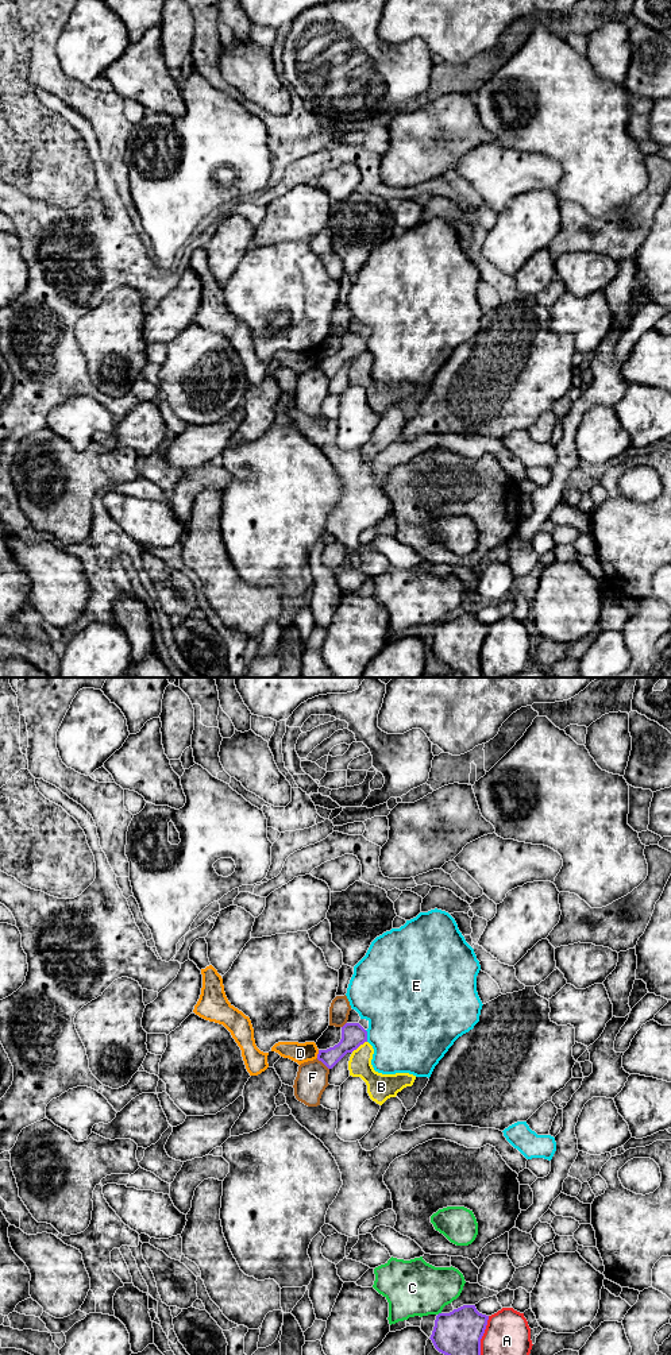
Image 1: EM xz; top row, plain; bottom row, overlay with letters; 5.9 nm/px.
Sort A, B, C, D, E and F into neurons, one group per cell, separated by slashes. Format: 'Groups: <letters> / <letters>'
Groups: A / B / C / D / E / F

